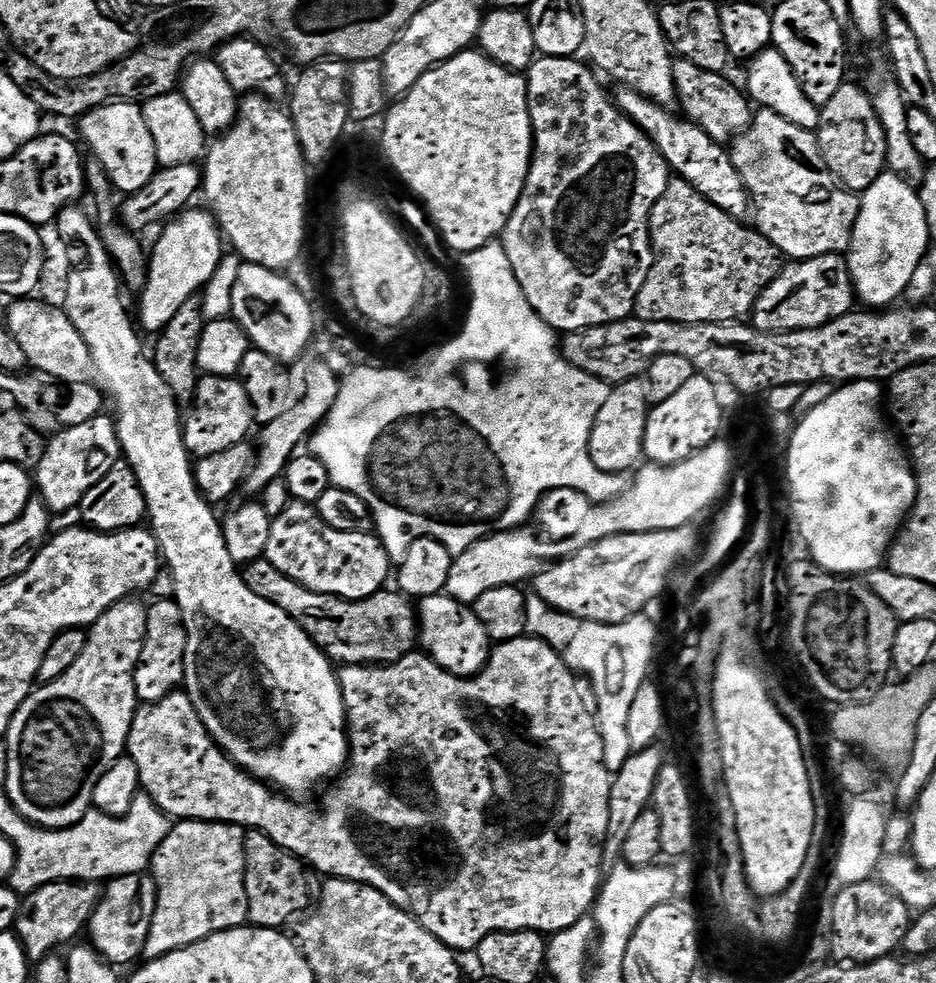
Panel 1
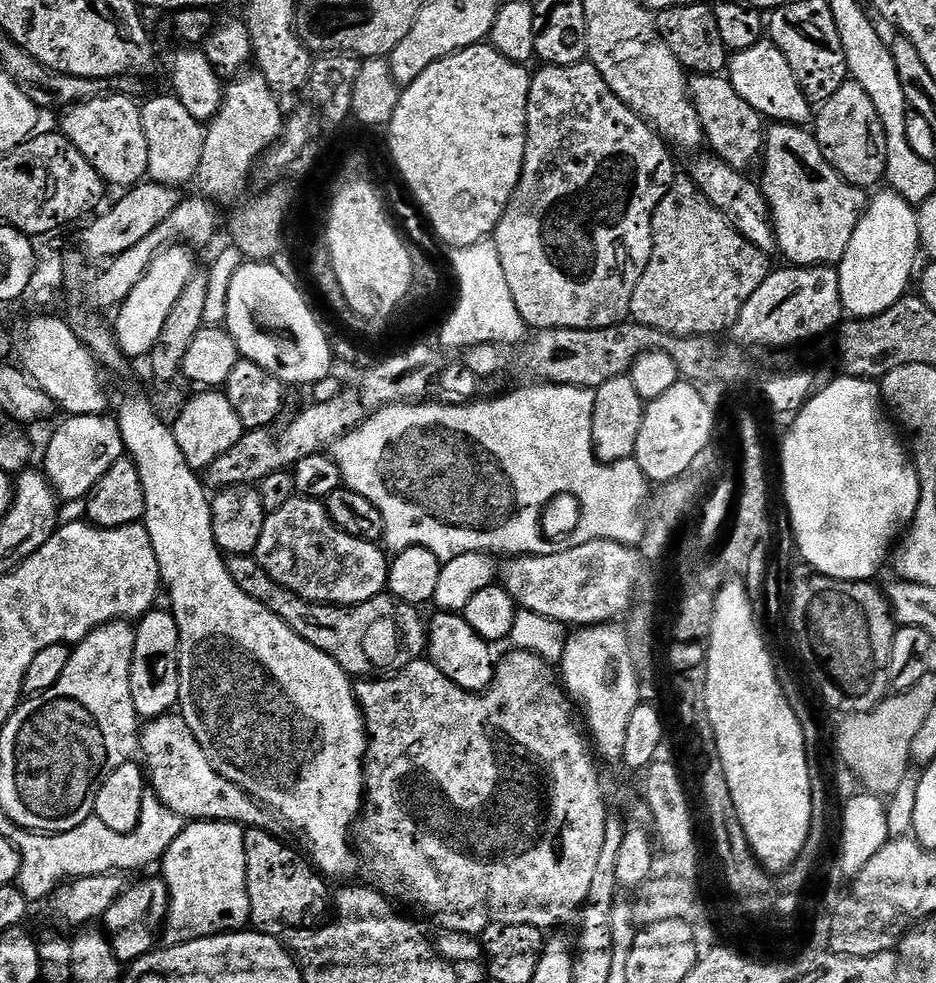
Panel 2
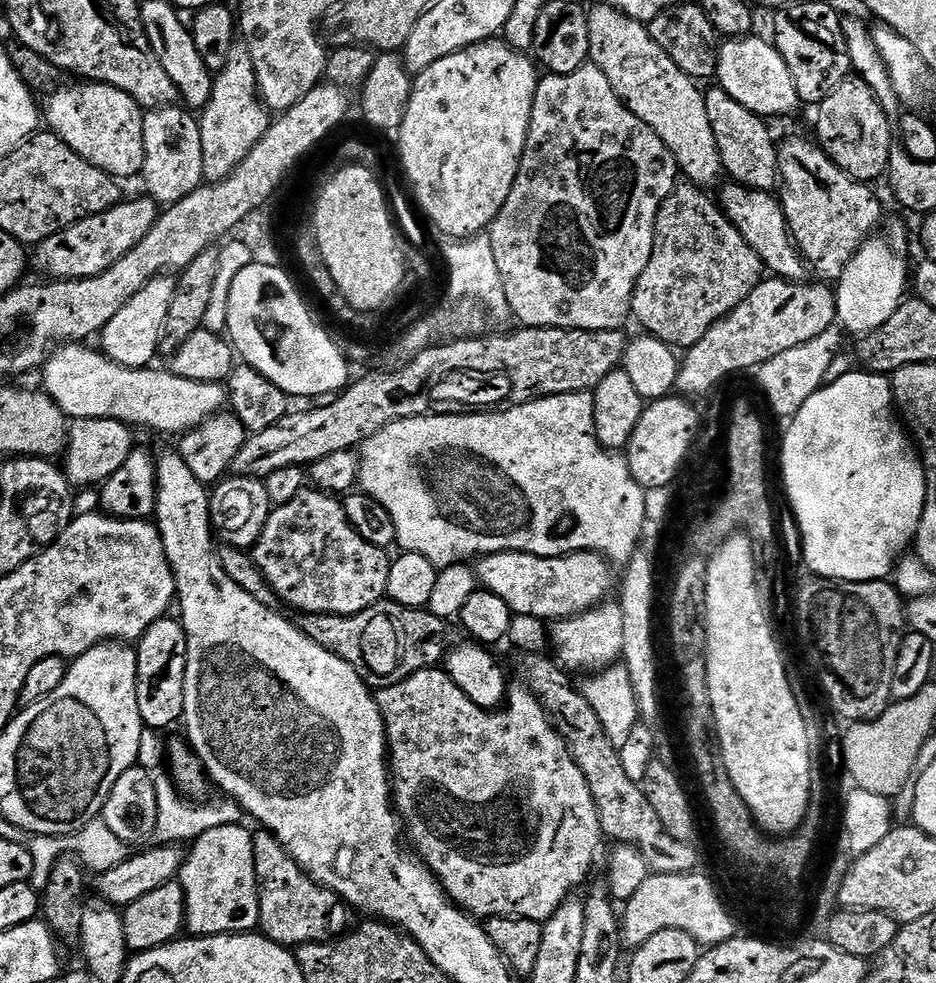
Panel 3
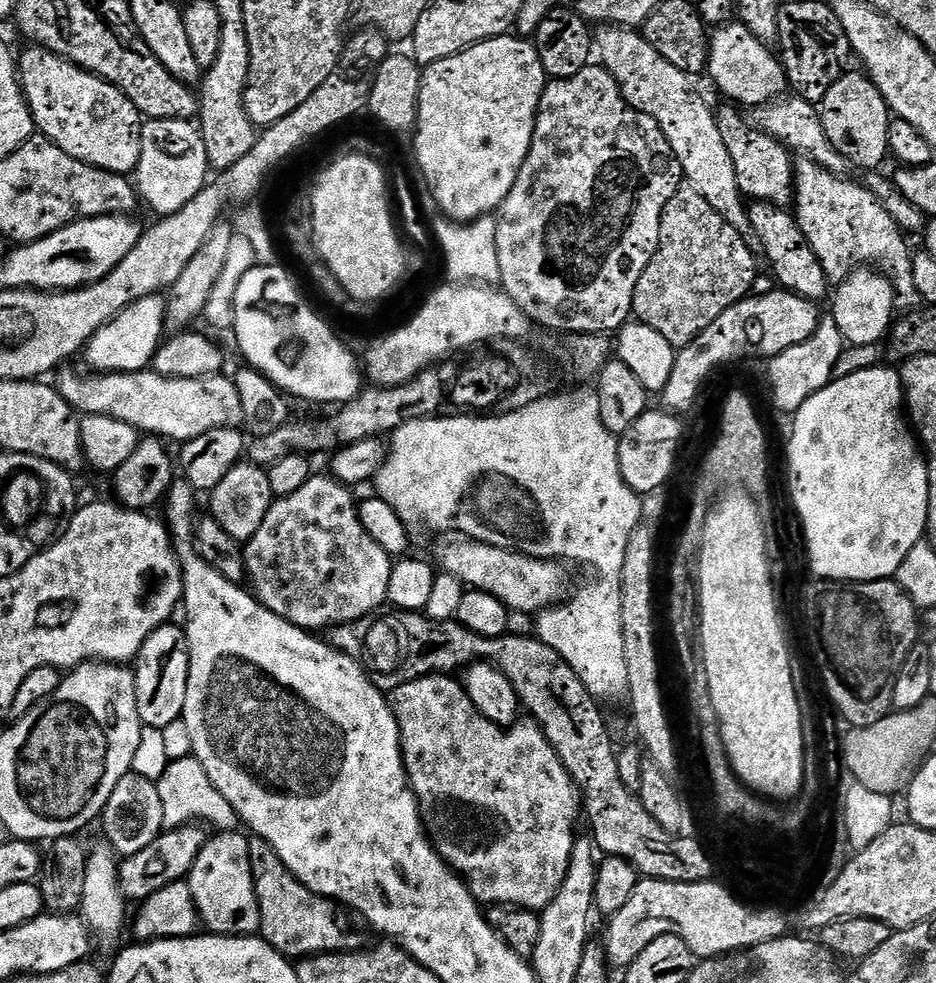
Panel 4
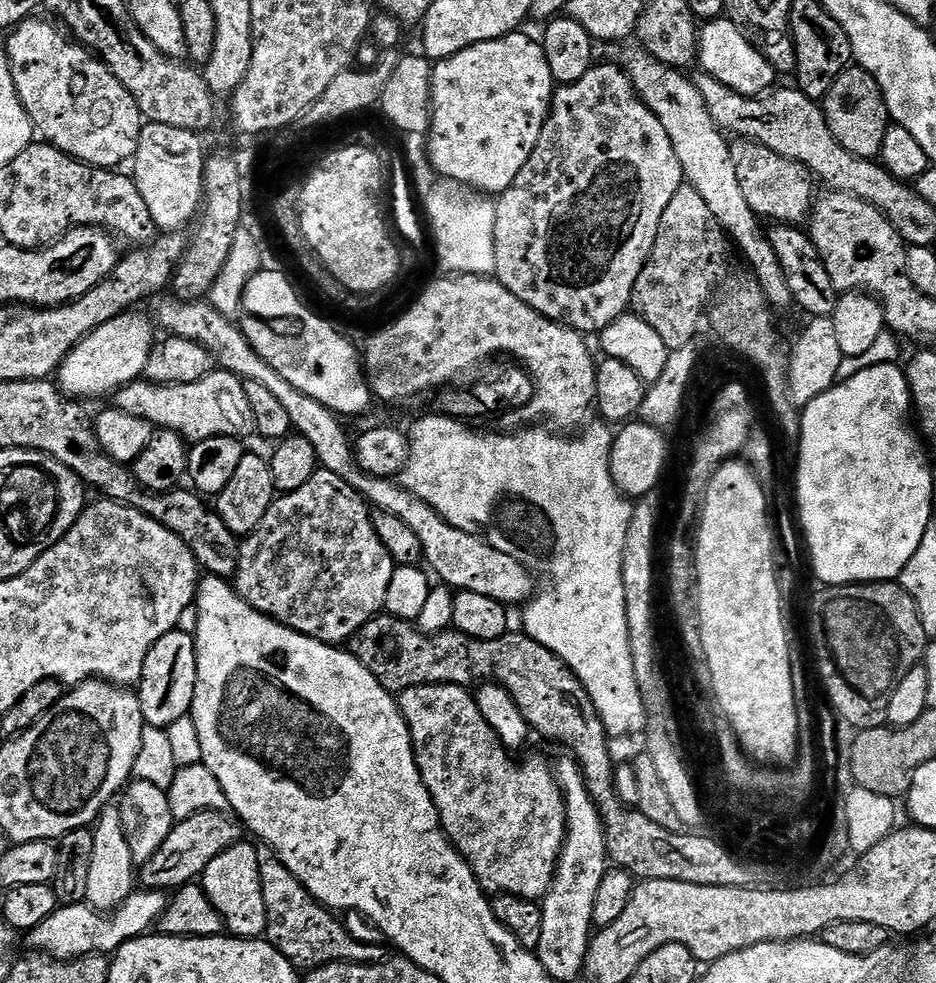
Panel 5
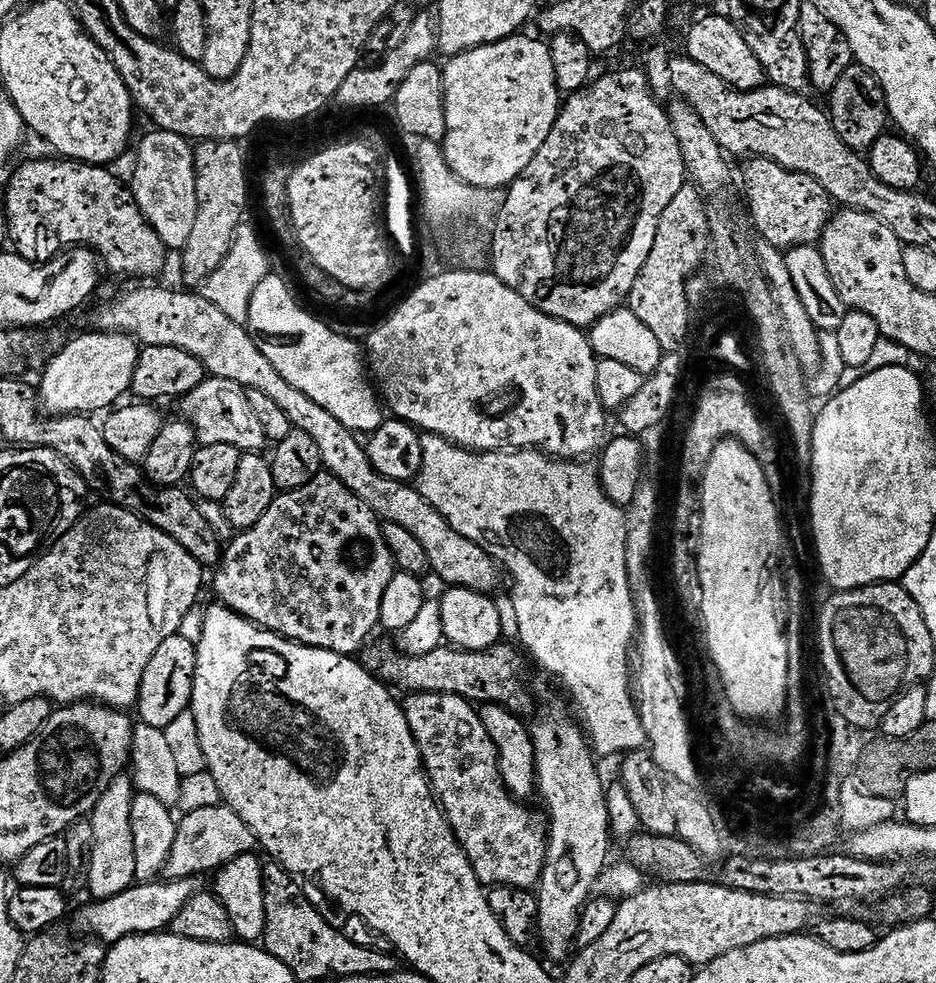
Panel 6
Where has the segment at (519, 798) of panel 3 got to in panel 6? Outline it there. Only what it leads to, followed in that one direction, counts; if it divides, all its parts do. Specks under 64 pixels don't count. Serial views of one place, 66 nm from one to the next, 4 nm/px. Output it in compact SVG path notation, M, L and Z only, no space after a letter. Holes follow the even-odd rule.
M421 692L407 697L402 707L410 730L416 739L420 757L424 760L424 770L428 773L428 783L440 802L452 833L458 838L464 853L468 855L474 874L485 886L505 884L511 888L535 889L544 869L544 859L548 856L546 832L536 825L536 820L524 809L525 805L515 799L504 784L500 773L500 763L494 742L482 726L479 711L469 701L454 694Z

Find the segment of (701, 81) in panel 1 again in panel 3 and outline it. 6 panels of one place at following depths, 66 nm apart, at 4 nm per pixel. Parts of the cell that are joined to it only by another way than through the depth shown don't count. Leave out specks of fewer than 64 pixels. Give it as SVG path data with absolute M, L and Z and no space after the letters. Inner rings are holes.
M712 86L704 92L706 115L710 117L710 130L714 130L714 142L720 151L723 171L728 172L735 183L754 191L771 193L780 179L778 144L772 141L772 132L767 128L765 117L756 116L742 102L734 102L726 90Z

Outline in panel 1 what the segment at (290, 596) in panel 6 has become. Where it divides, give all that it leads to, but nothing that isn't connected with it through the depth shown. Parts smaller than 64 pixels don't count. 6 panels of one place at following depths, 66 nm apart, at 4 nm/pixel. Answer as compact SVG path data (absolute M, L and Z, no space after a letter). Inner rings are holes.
M297 502L288 503L282 514L272 518L270 542L266 542L263 559L306 590L343 600L365 600L381 591L387 585L384 583L390 563L379 536L334 530L322 522L313 505Z

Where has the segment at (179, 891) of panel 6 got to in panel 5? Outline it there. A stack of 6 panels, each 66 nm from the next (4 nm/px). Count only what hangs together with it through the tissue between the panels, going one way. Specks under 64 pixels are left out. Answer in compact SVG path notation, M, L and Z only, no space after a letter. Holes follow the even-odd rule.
M133 890L126 902L111 912L101 912L87 903L57 906L40 925L27 933L28 944L37 953L54 960L76 960L80 956L115 954L126 942L151 933L159 925L169 897L163 891Z

